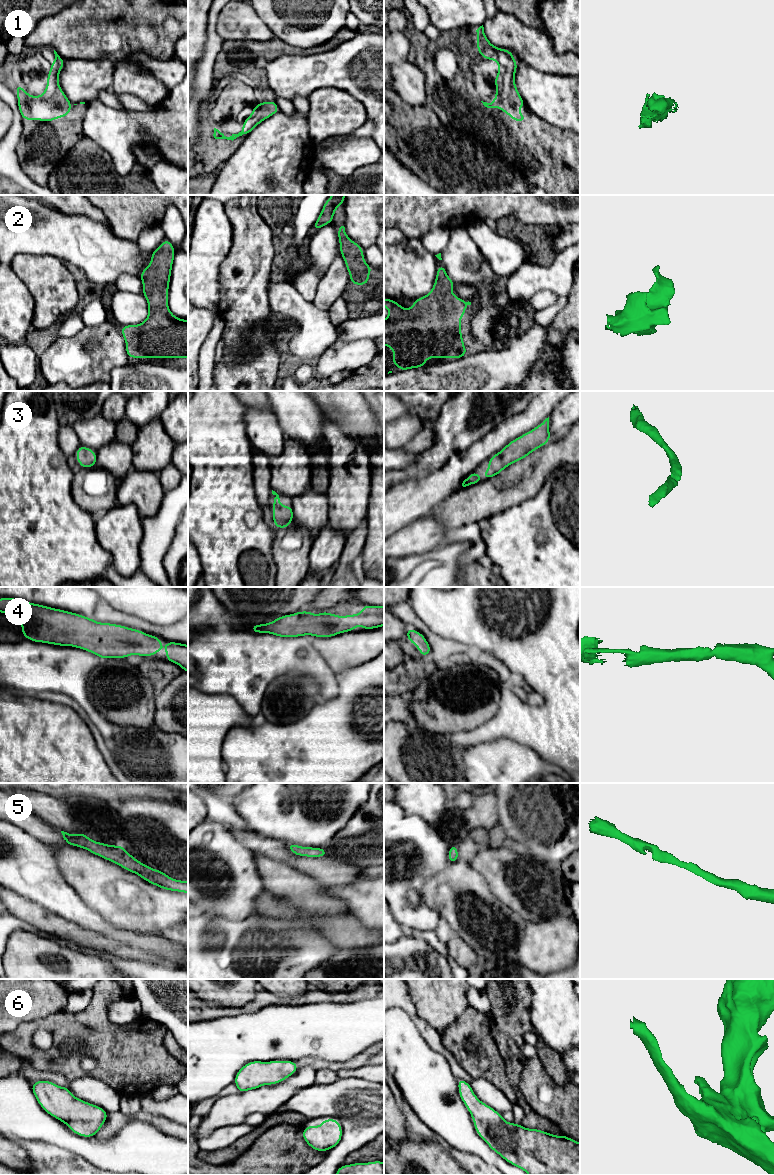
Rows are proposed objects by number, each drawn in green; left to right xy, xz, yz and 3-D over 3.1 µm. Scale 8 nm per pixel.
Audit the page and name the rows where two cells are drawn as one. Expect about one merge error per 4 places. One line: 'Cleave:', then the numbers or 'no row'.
Cleave: no row

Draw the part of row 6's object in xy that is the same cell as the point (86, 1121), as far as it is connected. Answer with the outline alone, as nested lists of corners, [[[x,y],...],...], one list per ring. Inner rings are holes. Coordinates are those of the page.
[[[40,1080],[33,1083],[31,1089],[45,1112],[67,1124],[76,1135],[96,1136],[107,1120],[108,1112],[95,1104],[76,1098],[68,1087]]]

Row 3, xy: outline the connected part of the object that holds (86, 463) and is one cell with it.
[[[80,445],[75,454],[80,467],[90,468],[96,465],[97,456],[96,451],[91,450],[83,445]]]

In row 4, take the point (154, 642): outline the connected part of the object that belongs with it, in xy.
[[[1,598],[0,612],[19,616],[21,631],[25,638],[33,642],[72,646],[86,650],[106,658],[125,658],[137,654],[146,658],[154,656],[162,649],[161,640],[157,636],[147,635],[143,631],[111,623],[99,623],[81,614],[55,609],[40,604],[34,604],[15,598]]]

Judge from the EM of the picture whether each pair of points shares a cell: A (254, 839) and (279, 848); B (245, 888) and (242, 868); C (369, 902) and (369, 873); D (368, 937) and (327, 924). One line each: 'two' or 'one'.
A: one
B: one
C: two
D: one

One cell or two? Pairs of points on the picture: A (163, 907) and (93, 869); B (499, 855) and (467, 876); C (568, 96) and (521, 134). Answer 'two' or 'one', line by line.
A: one
B: two
C: two

